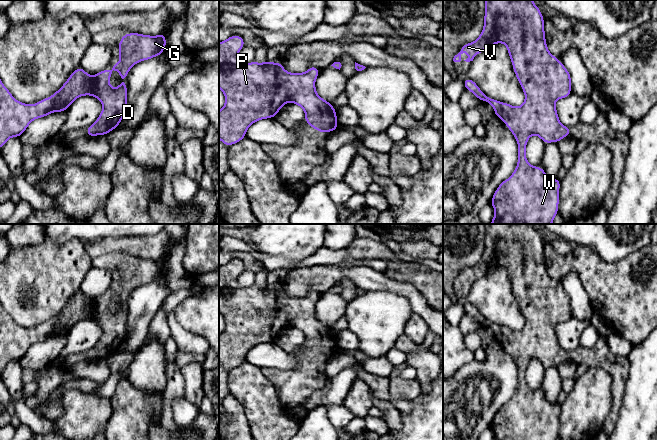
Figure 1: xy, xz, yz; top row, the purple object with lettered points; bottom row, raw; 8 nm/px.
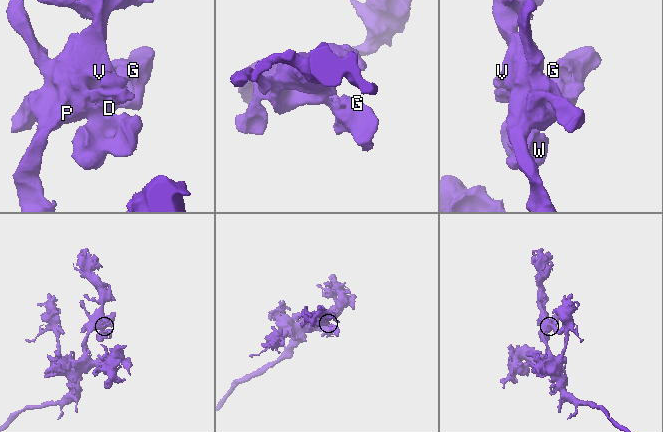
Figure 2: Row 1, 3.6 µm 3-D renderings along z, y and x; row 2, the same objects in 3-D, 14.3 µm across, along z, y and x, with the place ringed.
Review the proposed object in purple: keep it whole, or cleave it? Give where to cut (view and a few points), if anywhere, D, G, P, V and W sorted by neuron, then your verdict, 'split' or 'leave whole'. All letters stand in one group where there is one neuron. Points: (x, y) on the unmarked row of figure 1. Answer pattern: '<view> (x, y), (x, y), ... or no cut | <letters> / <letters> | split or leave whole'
no cut | D G P V W | leave whole

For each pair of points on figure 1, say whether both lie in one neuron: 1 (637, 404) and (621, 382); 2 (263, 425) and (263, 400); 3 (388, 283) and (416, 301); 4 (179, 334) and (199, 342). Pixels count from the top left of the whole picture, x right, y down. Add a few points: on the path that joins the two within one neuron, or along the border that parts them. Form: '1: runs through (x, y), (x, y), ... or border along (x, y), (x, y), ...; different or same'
1: border along (630, 364), (623, 403), (619, 410); different
2: runs through (263, 419), (263, 406); same
3: runs through (395, 286), (404, 289), (409, 294); same
4: runs through (184, 339), (194, 342); same

